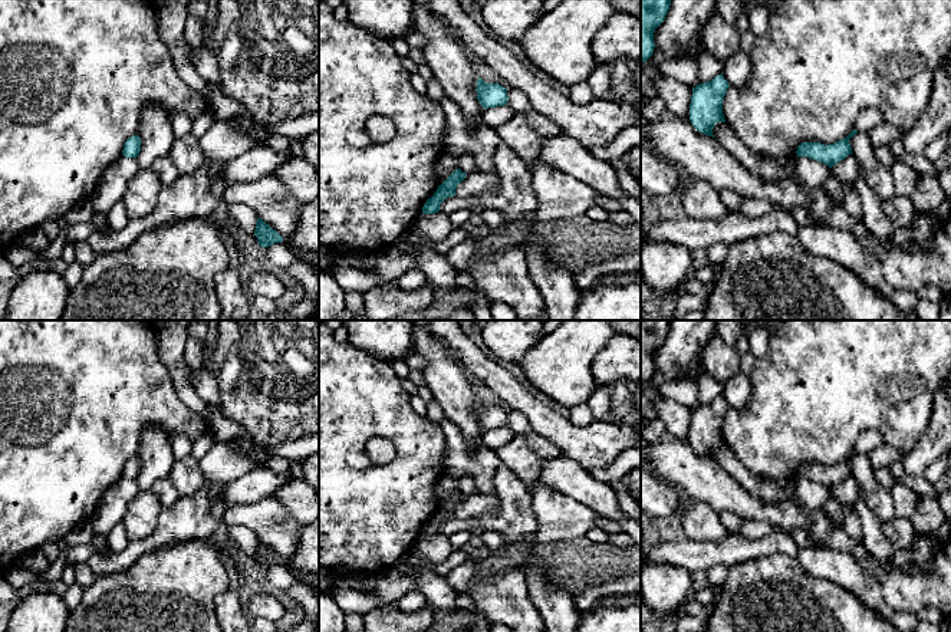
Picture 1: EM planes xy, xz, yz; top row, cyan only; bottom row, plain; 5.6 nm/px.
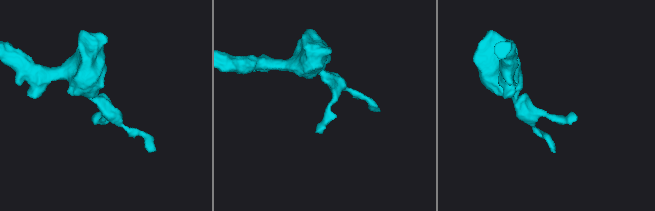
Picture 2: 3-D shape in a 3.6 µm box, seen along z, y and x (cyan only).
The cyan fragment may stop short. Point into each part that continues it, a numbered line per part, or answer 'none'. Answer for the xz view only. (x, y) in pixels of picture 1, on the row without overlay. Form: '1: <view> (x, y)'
none

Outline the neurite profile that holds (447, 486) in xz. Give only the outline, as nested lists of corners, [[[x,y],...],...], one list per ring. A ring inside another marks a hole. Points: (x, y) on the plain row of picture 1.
[[[442,475],[435,487],[437,498],[438,498],[438,506],[441,507],[455,491],[460,490],[458,480]]]

